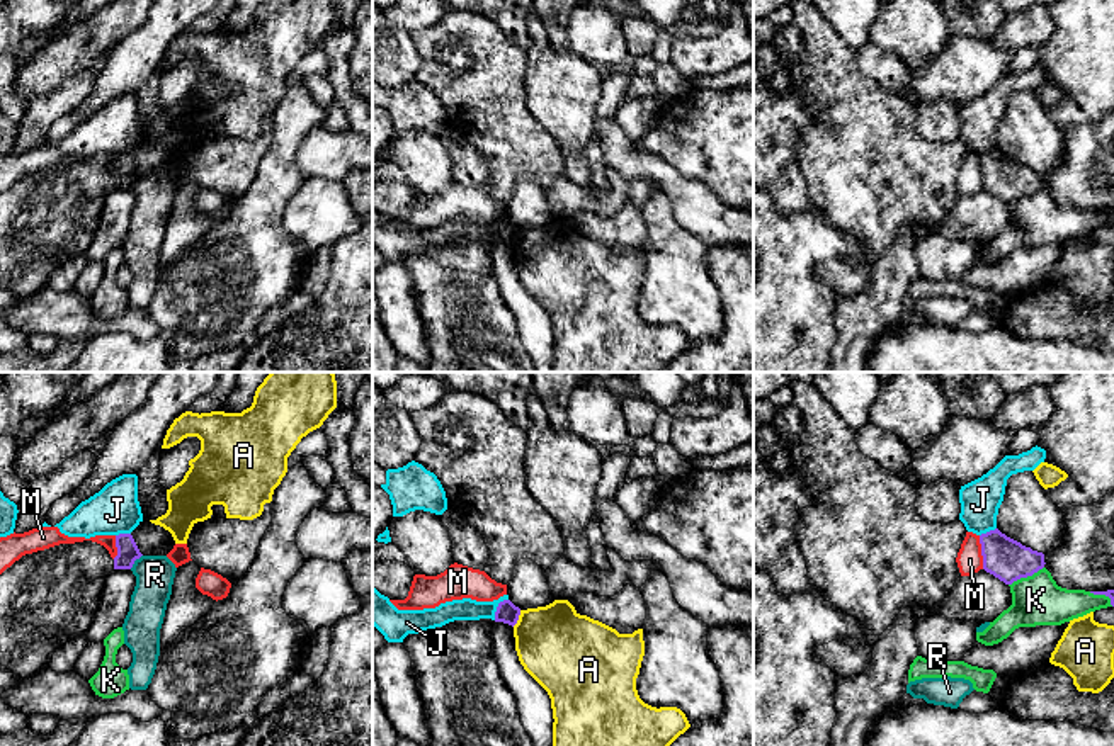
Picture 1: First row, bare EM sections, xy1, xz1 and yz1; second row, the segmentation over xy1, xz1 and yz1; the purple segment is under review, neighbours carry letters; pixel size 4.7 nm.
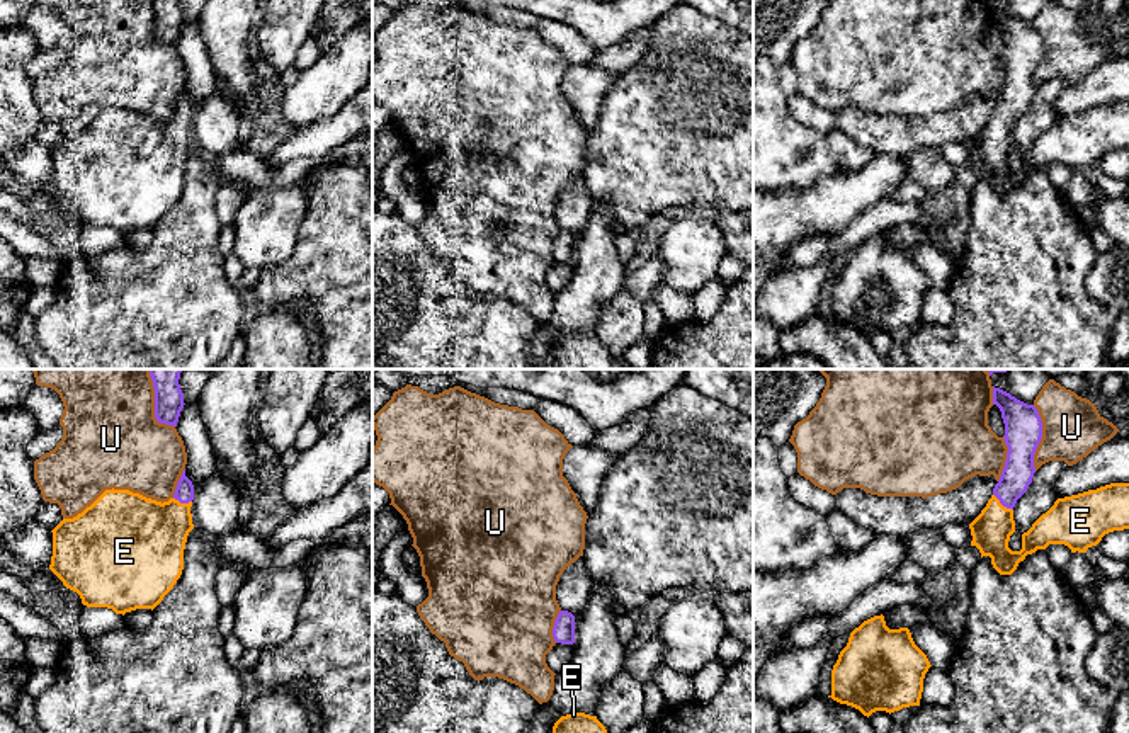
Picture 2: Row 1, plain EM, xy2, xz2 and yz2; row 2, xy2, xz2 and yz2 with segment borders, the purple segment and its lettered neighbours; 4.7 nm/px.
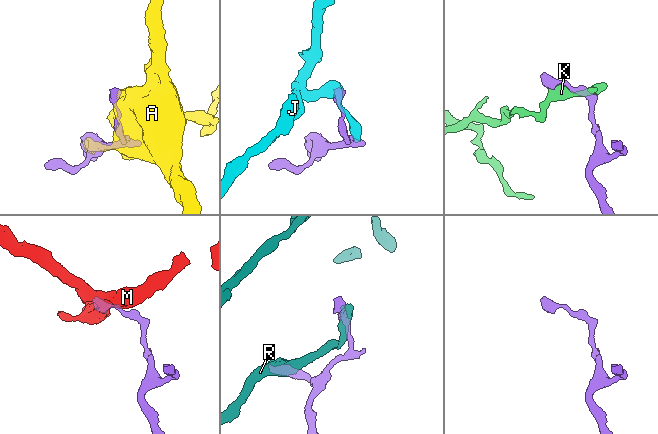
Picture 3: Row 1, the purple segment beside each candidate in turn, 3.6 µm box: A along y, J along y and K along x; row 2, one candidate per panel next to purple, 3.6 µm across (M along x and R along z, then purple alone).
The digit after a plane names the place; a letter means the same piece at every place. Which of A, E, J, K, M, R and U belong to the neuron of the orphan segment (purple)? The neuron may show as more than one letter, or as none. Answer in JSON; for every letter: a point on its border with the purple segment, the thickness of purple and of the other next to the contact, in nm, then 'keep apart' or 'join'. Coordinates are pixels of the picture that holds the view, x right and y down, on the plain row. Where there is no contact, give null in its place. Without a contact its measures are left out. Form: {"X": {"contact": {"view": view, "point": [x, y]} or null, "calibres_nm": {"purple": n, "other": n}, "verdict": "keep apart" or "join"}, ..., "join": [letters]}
{"A": {"contact": {"view": "xz1", "point": [517, 238]}, "calibres_nm": {"purple": 100, "other": 380}, "verdict": "keep apart"}, "E": {"contact": {"view": "yz2", "point": [1002, 123]}, "calibres_nm": {"purple": 150, "other": 190}, "verdict": "join"}, "J": {"contact": {"view": "xz1", "point": [497, 226]}, "calibres_nm": {"purple": 100, "other": 110}, "verdict": "keep apart"}, "K": {"contact": {"view": "yz1", "point": [1026, 196]}, "calibres_nm": {"purple": 200, "other": 240}, "verdict": "keep apart"}, "M": {"contact": {"view": "yz1", "point": [982, 172]}, "calibres_nm": {"purple": 200, "other": 120}, "verdict": "keep apart"}, "R": {"contact": {"view": "xy1", "point": [135, 179]}, "calibres_nm": {"purple": 100, "other": 180}, "verdict": "keep apart"}, "U": {"contact": {"view": "yz2", "point": [1041, 56]}, "calibres_nm": {"purple": 180, "other": 280}, "verdict": "keep apart"}, "join": ["E"]}

